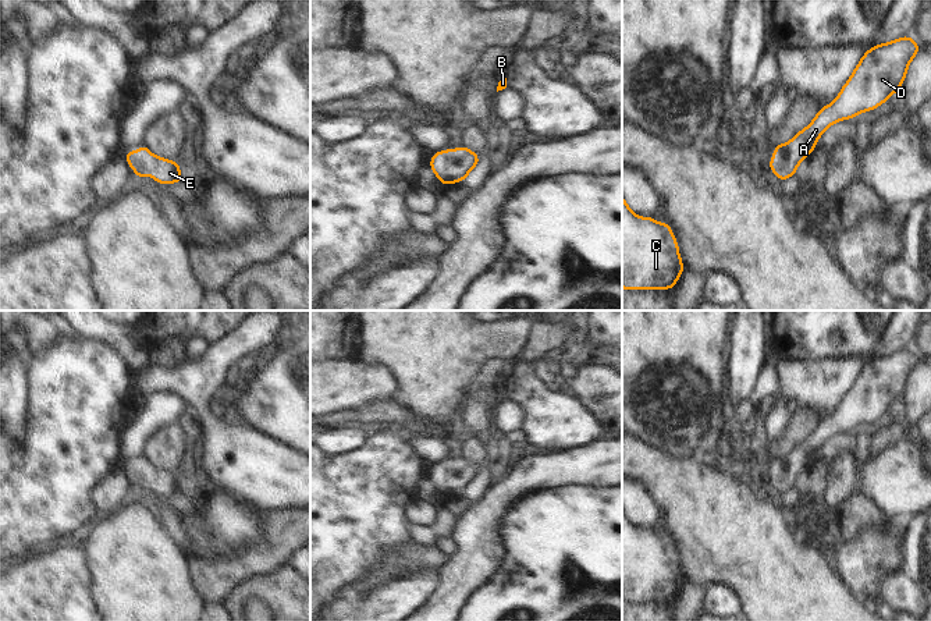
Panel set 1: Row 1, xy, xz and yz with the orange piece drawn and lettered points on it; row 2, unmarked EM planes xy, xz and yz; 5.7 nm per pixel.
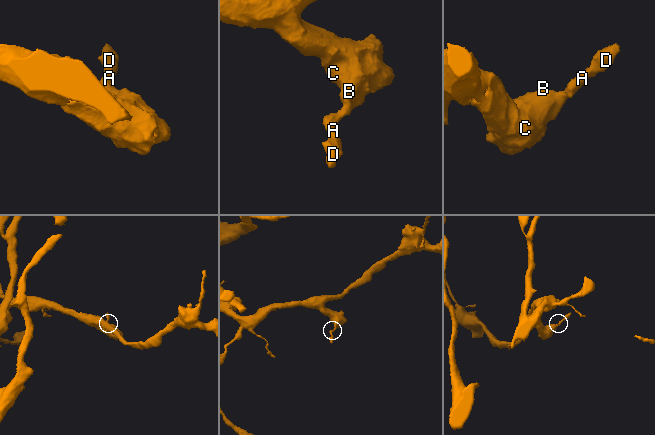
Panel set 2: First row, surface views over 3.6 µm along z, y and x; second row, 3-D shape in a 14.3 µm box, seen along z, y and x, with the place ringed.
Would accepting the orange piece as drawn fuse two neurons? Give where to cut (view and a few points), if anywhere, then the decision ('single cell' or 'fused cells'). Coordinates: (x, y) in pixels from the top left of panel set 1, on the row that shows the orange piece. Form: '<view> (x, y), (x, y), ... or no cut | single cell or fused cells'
no cut | single cell

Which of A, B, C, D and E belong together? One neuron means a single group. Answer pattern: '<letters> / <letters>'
A B C D E

